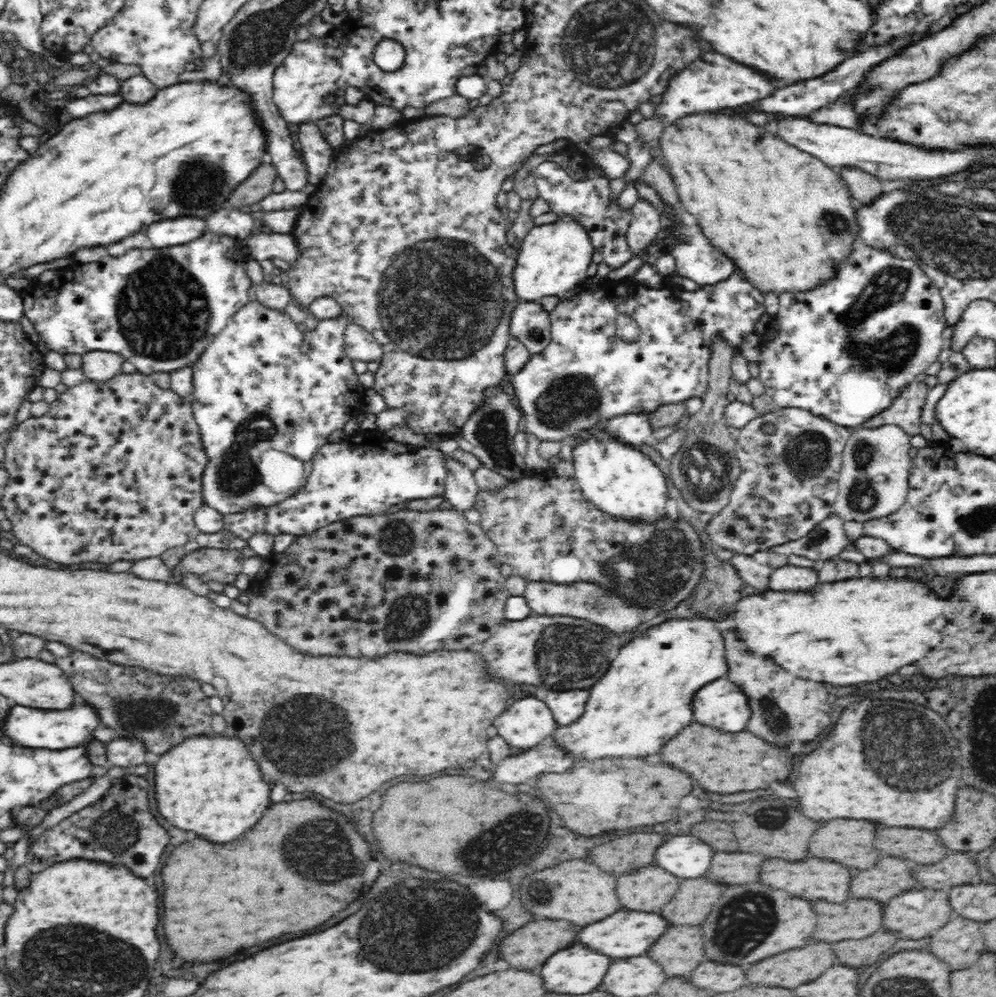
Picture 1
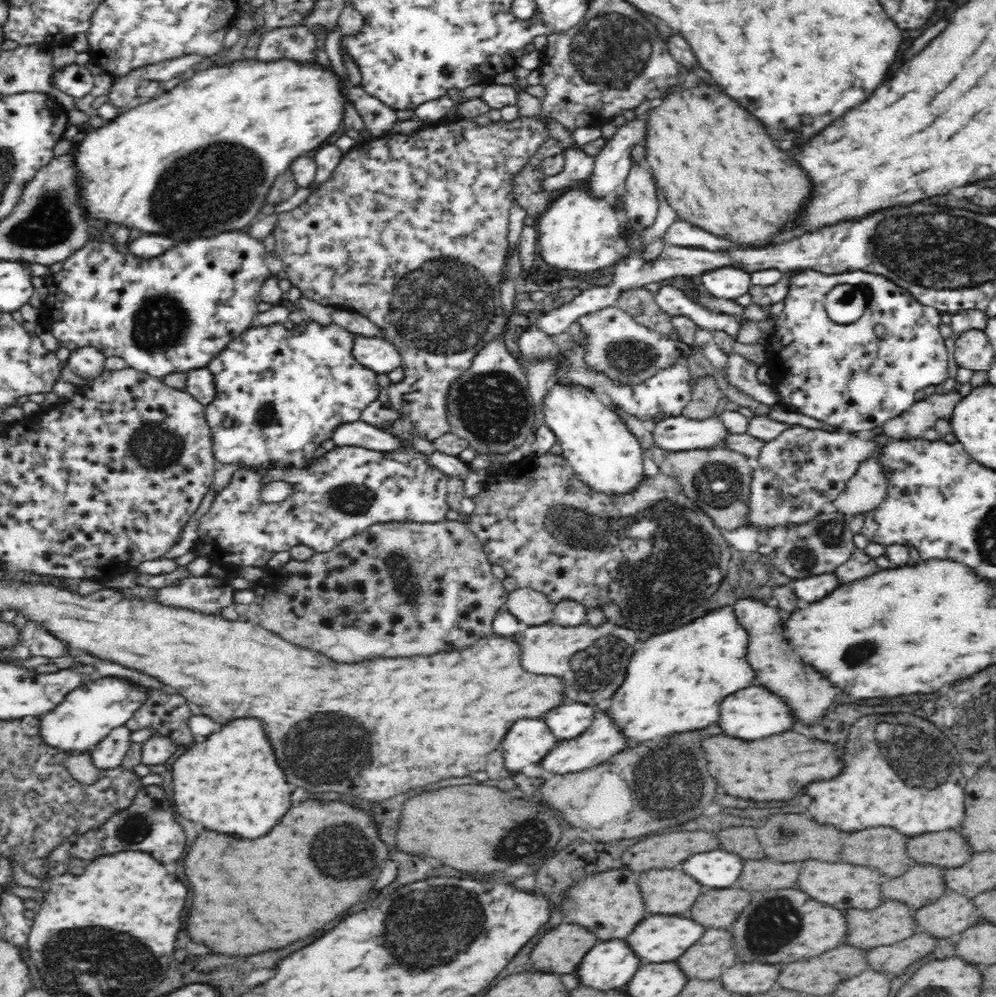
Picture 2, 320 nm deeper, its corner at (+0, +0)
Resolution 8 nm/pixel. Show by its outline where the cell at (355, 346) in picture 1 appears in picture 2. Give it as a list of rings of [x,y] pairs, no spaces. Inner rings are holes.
[[[356,335],[351,355],[358,364],[375,373],[386,375],[398,368],[401,363],[397,348],[385,339],[374,336]]]

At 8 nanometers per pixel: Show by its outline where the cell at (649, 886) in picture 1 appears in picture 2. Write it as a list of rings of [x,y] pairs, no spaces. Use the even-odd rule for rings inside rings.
[[[648,870],[638,876],[644,906],[654,914],[682,914],[688,910],[702,886],[676,870]]]

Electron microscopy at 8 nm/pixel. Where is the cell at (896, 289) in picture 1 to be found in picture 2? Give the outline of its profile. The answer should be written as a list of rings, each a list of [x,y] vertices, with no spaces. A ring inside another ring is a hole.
[[[804,268],[787,278],[787,291],[781,304],[781,315],[775,320],[776,326],[773,333],[766,337],[765,345],[778,404],[789,407],[792,412],[806,414],[832,428],[866,435],[888,419],[908,410],[915,403],[916,391],[931,384],[943,384],[948,378],[949,357],[944,336],[940,334],[942,313],[936,307],[920,303],[910,291],[882,274],[866,270],[825,274]],[[839,284],[857,286],[866,295],[865,311],[856,322],[838,325],[827,315],[825,296]]]

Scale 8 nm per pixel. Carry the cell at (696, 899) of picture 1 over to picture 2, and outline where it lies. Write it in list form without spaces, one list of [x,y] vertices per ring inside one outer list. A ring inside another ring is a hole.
[[[710,888],[696,898],[696,904],[684,912],[682,916],[692,918],[700,926],[716,926],[726,928],[736,920],[736,914],[744,908],[750,894],[746,890],[736,888]]]

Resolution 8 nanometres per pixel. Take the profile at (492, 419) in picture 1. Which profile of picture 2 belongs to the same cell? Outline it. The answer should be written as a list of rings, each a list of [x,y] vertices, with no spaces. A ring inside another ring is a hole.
[[[498,336],[488,347],[482,348],[472,368],[454,382],[448,394],[448,413],[450,413],[451,432],[467,442],[478,454],[508,454],[526,440],[527,432],[534,422],[532,397],[528,392],[528,377],[523,365],[512,357],[505,344],[505,336]]]

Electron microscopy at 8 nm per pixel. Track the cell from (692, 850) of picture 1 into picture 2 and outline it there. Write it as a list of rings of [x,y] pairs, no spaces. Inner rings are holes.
[[[724,850],[696,852],[690,854],[682,864],[682,872],[692,876],[702,886],[710,888],[728,888],[736,882],[736,874],[740,874],[738,855]]]

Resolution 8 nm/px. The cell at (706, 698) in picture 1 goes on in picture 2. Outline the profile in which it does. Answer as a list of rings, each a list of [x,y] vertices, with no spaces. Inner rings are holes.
[[[748,686],[748,688],[736,690],[728,698],[722,698],[718,726],[728,736],[756,740],[756,738],[764,738],[768,734],[776,734],[776,730],[790,728],[788,714],[784,714],[784,710],[788,710],[788,708],[784,706],[784,702],[780,702],[780,698],[776,698],[776,694],[768,694],[768,690],[758,688],[758,686]]]

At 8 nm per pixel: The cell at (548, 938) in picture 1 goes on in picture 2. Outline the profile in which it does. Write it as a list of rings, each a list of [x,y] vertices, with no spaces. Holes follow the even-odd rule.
[[[560,924],[540,936],[528,958],[538,970],[570,974],[594,940],[596,936],[582,926]]]

